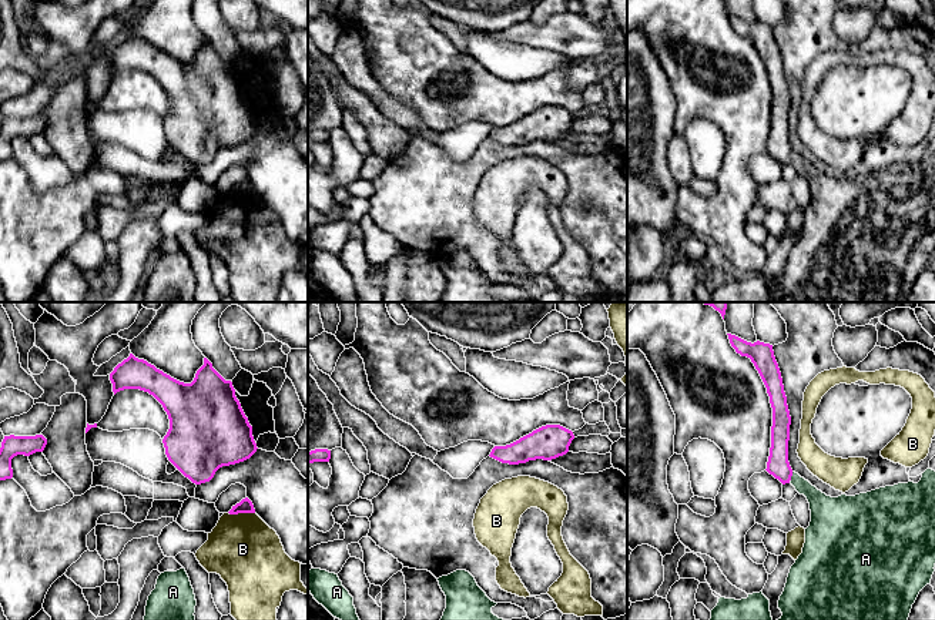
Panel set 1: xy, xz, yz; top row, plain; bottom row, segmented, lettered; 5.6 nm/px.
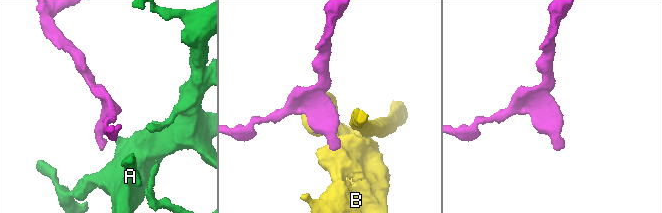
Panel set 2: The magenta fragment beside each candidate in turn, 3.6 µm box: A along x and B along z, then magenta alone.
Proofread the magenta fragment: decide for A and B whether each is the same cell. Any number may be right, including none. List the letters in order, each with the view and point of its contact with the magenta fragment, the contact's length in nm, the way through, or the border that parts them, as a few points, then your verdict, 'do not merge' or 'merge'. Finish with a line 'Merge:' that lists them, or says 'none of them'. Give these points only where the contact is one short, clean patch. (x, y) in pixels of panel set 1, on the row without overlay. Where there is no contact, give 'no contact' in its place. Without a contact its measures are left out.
A: yz (791, 156) | 50 nm | across yz (778, 147), (791, 156), (821, 187) | merge
B: xy (241, 193) | 150 nm | along xy (228, 193), (254, 194) | do not merge
Merge: A

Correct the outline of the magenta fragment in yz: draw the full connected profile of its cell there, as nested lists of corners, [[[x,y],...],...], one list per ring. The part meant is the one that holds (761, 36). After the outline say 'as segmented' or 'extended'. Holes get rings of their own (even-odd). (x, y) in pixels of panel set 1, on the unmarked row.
[[[727,16],[735,33],[751,40],[770,77],[773,107],[765,151],[782,165],[791,164],[800,175],[807,178],[811,191],[802,234],[791,247],[778,281],[782,296],[775,302],[906,302],[919,272],[931,264],[935,252],[935,151],[928,148],[918,164],[898,164],[855,177],[827,177],[790,147],[791,97],[773,26],[760,21],[751,24],[735,16]]] | extended

